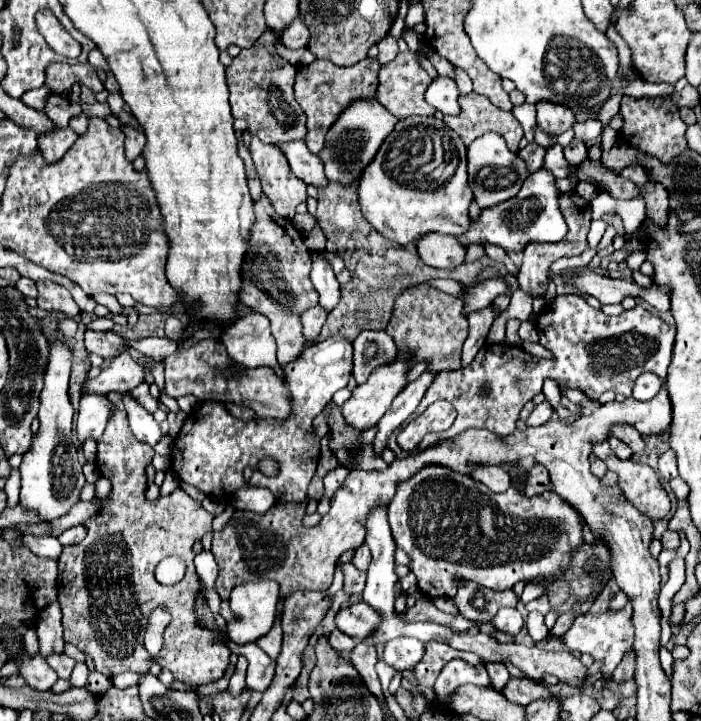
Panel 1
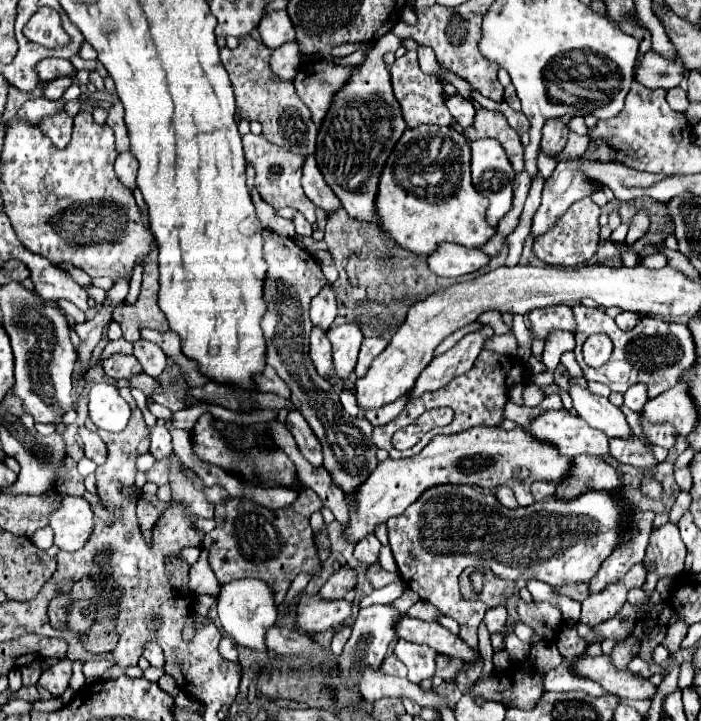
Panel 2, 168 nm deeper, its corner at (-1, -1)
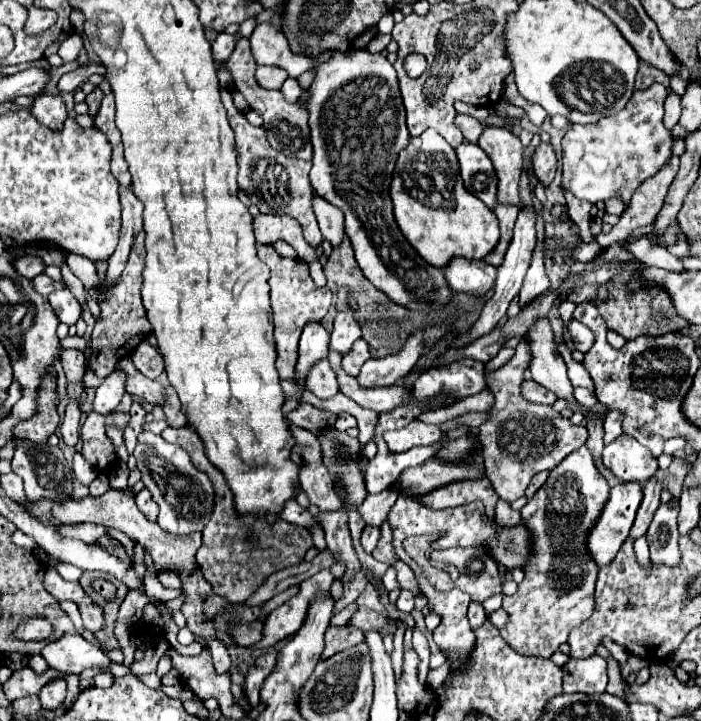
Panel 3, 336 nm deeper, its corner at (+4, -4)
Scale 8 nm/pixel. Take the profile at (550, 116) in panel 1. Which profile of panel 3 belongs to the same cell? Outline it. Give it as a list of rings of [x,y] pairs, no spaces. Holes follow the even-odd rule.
[[[540,143],[538,149],[534,151],[534,175],[538,177],[538,181],[548,187],[554,179],[554,173],[556,173],[556,155],[554,155],[554,149],[552,145],[546,145],[546,143]]]

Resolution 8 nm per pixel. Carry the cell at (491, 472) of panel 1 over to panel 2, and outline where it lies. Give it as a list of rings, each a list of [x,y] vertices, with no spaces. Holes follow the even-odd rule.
[[[497,486],[497,490],[495,490],[495,496],[499,496],[499,502],[501,504],[505,504],[507,508],[517,508],[517,500],[515,500],[515,496],[513,496],[513,490],[509,488],[509,486]]]

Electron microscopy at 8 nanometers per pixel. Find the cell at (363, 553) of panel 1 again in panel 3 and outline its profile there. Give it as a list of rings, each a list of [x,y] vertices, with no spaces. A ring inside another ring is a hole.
[[[366,525],[364,533],[362,533],[362,539],[360,539],[364,551],[366,551],[366,553],[372,553],[372,551],[376,549],[376,545],[378,545],[378,539],[380,539],[380,527]]]

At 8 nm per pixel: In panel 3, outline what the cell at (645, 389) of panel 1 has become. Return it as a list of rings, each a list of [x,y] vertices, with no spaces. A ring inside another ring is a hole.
[[[608,411],[603,423],[604,443],[612,443],[622,433],[622,417],[616,411]]]

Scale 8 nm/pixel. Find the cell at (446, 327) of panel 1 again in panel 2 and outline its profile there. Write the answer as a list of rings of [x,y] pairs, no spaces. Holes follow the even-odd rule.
[[[513,334],[493,335],[491,338],[487,338],[485,348],[498,354],[513,356],[517,352],[517,340]]]

